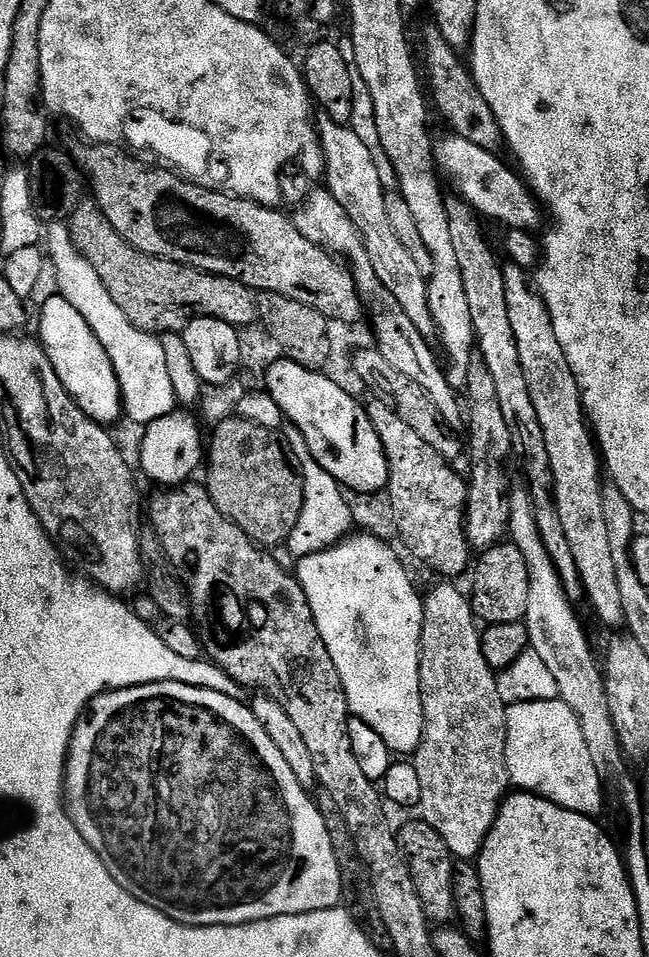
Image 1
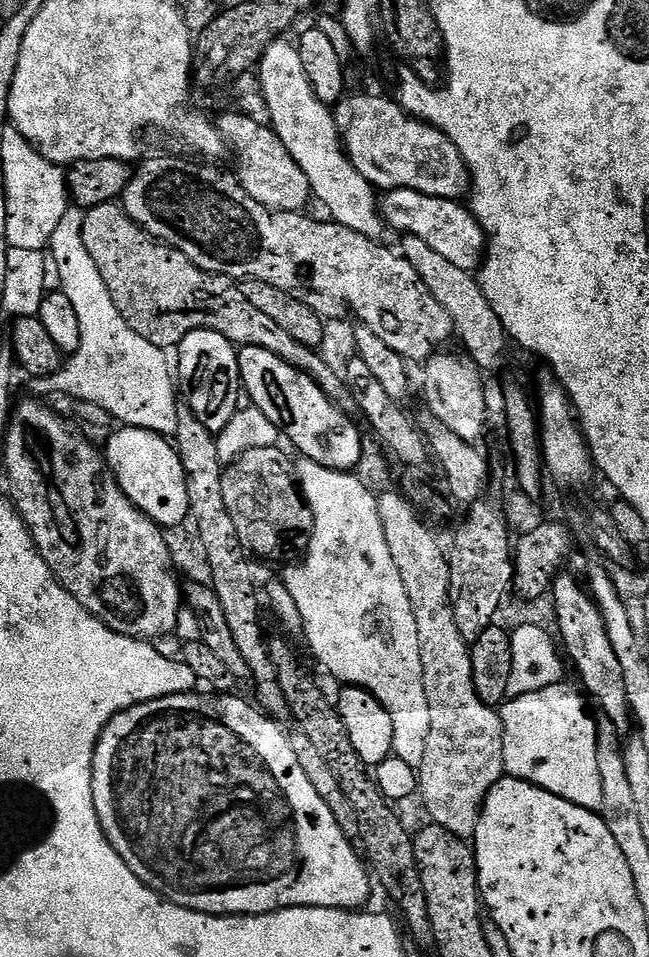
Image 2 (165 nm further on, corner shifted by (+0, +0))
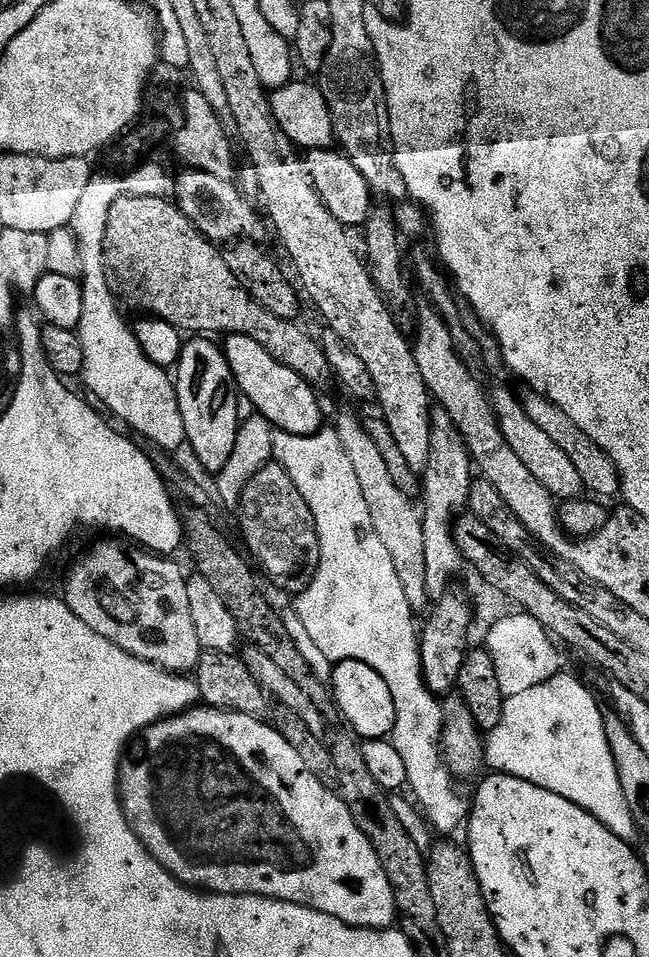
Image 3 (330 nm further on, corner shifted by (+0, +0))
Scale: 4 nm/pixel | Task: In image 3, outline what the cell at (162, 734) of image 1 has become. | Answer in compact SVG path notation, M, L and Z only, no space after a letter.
M207 706L190 708L179 716L164 717L163 720L145 728L139 736L135 737L130 751L121 759L120 801L124 806L128 825L132 828L134 835L144 843L145 850L175 880L201 893L218 896L265 896L267 900L300 904L303 908L313 908L322 914L330 914L330 918L338 918L352 928L388 930L397 923L398 913L390 878L386 878L386 870L382 870L382 862L378 862L378 854L374 854L374 846L370 846L366 834L358 830L358 822L354 822L346 802L335 791L322 786L317 778L306 770L306 765L299 758L298 751L282 738L282 734L272 727L271 723L263 719Z

